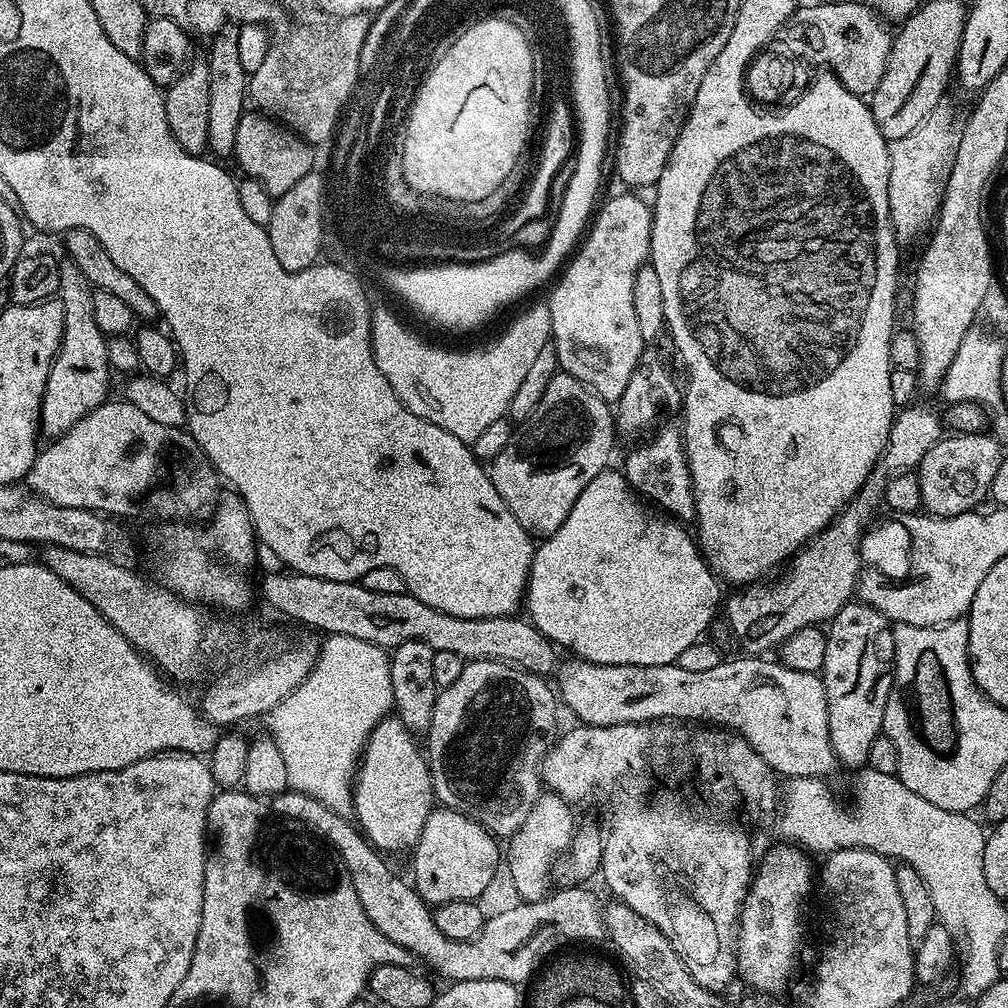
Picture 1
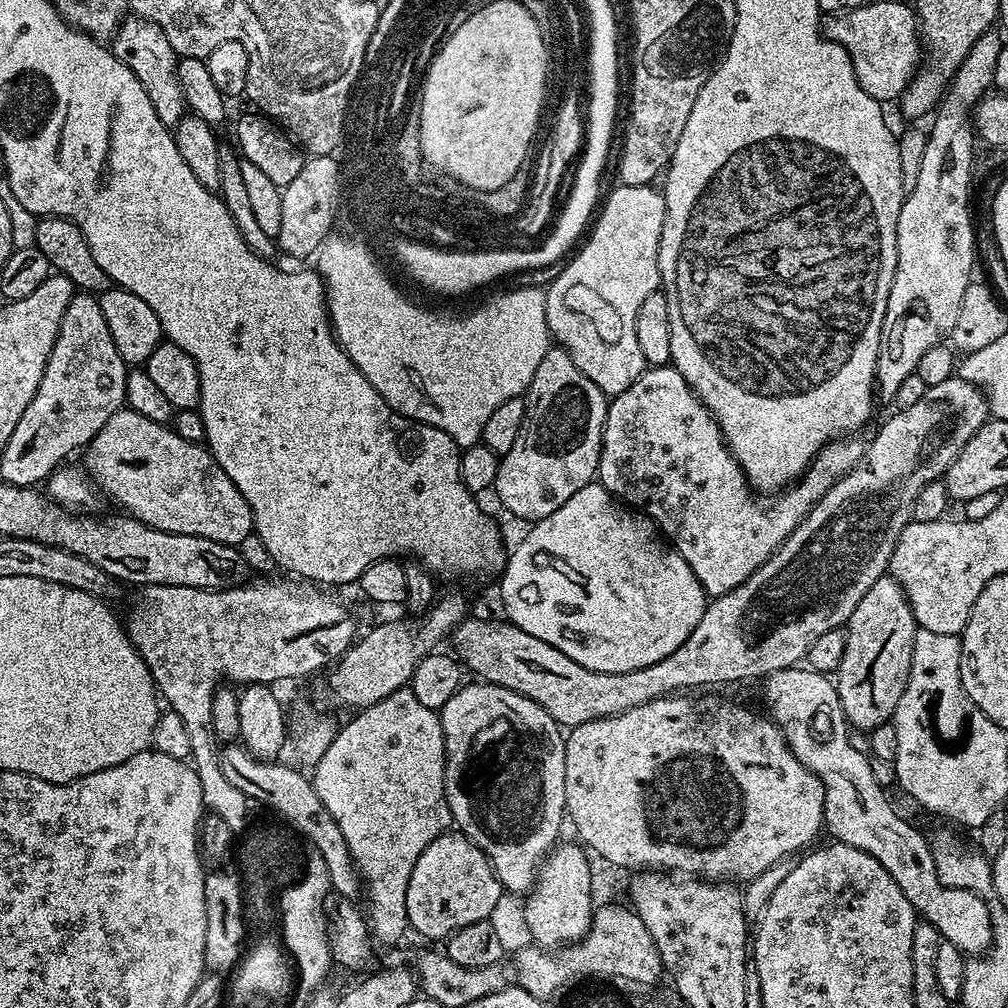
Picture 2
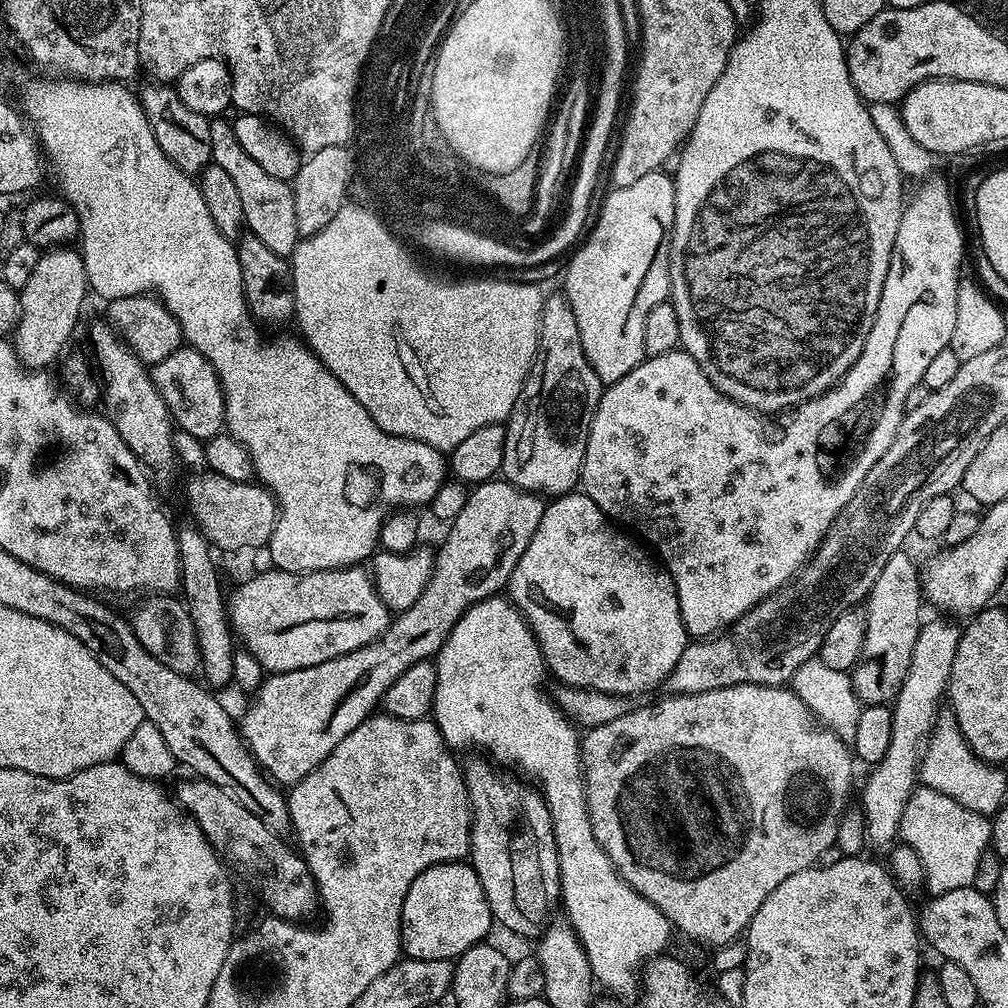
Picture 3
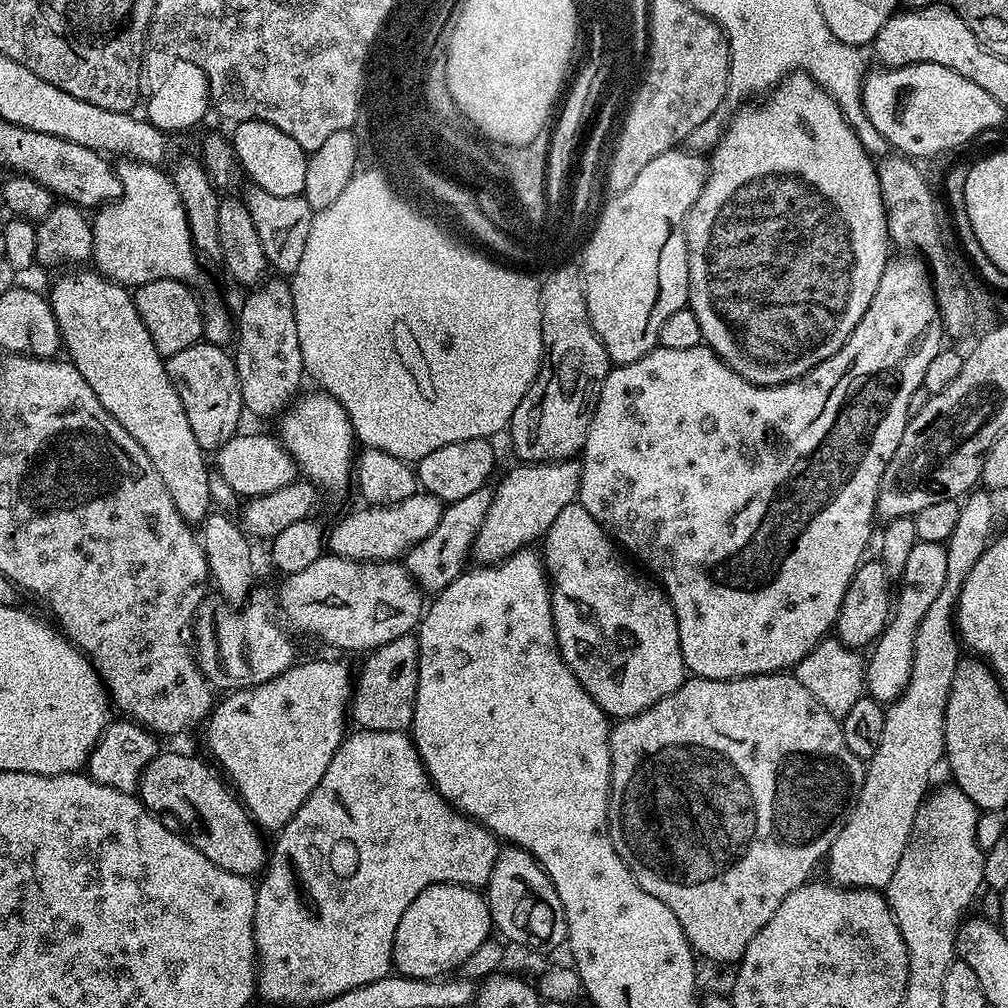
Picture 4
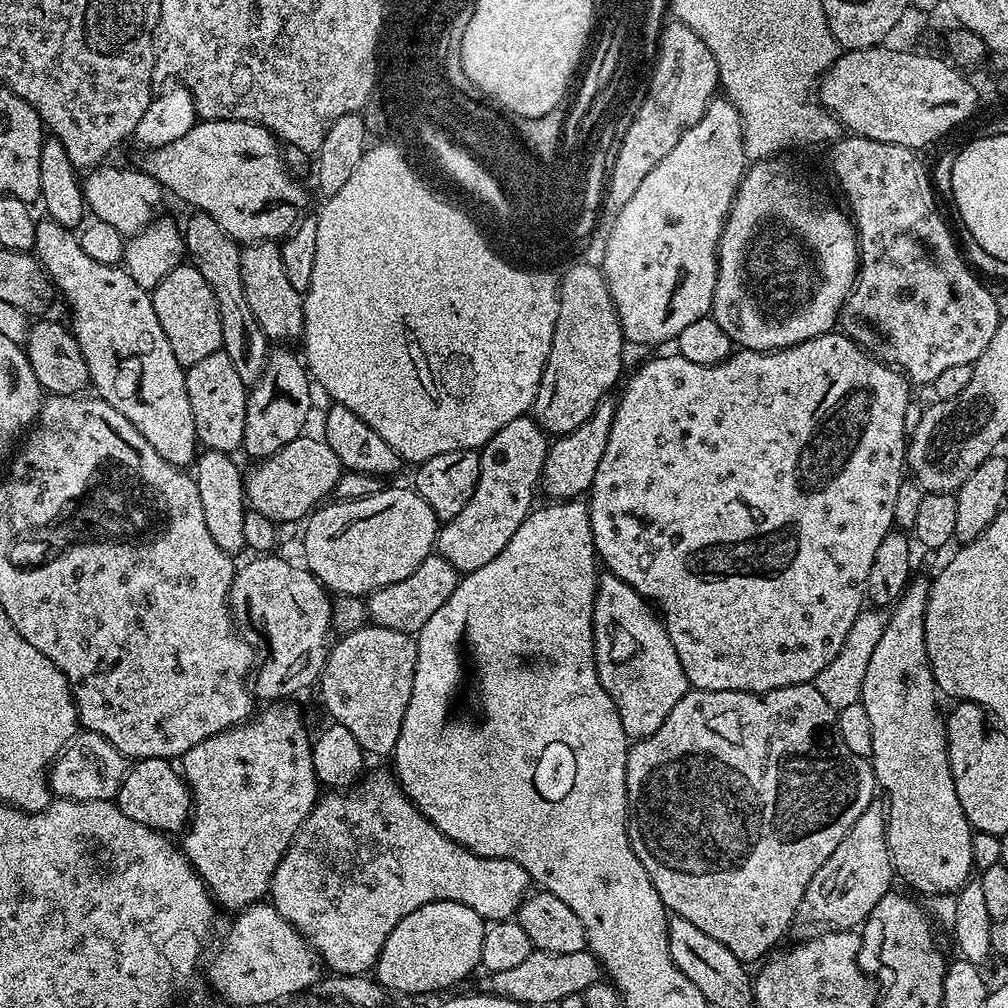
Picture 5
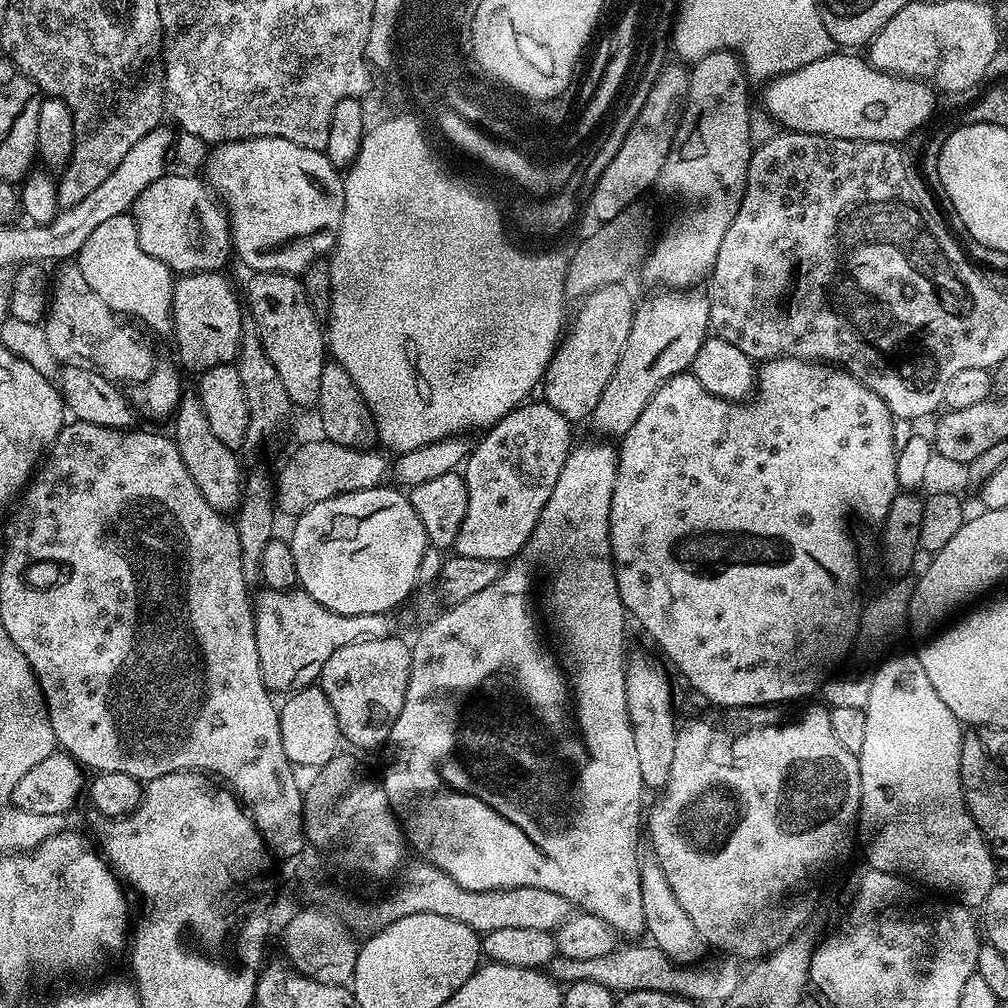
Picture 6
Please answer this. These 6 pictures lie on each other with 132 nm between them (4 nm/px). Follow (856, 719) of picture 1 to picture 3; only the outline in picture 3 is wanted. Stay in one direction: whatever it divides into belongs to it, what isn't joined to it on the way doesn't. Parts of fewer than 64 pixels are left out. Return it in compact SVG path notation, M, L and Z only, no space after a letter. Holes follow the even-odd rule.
M901 550L892 555L868 592L866 640L862 642L860 660L850 673L861 705L895 701L906 678L906 670L910 670L910 654L914 654L914 642L922 623L922 576L918 564L916 568L915 562L906 553Z

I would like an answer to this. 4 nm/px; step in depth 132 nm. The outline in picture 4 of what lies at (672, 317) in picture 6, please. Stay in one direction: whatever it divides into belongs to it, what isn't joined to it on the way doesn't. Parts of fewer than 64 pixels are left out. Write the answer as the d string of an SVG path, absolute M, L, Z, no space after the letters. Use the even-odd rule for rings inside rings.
M573 458L570 460L551 460L545 464L526 464L523 462L515 465L500 480L500 485L495 485L492 501L490 502L490 510L486 510L486 518L482 522L482 526L478 530L478 534L472 543L471 559L477 565L487 566L490 564L498 564L501 560L505 560L514 553L527 549L529 546L541 539L554 522L554 518L558 518L558 514L562 514L562 510L566 510L566 506L570 506L580 495L580 460Z

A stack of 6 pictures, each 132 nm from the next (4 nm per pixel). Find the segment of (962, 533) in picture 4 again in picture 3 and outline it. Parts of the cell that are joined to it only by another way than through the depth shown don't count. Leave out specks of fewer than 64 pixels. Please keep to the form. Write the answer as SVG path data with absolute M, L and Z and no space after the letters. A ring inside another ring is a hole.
M936 614L933 620L925 619L921 623L920 633L914 642L914 654L910 654L910 670L906 670L900 693L891 705L894 728L890 734L890 750L886 750L882 762L878 762L869 771L872 773L869 774L868 781L864 784L864 793L860 796L860 804L864 807L864 835L867 843L876 848L887 849L893 843L891 840L897 839L902 810L912 789L918 784L920 757L946 696L961 631L961 625L955 619L945 618L940 614Z

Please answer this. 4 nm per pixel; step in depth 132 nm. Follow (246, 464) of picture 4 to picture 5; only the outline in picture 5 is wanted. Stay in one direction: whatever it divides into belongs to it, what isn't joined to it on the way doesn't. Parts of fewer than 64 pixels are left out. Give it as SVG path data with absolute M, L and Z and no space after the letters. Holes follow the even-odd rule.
M311 434L299 436L294 442L282 446L272 456L265 456L252 469L247 469L244 479L244 494L249 509L284 526L291 520L303 521L323 501L335 493L342 467L323 438L315 440Z

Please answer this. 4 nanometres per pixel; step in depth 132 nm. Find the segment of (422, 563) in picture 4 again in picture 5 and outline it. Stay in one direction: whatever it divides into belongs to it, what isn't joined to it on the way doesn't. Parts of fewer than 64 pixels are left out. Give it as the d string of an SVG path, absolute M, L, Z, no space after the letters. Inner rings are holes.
M526 415L506 422L506 426L479 449L480 477L470 502L436 534L435 551L446 558L457 573L467 574L478 570L478 566L486 566L486 562L502 554L502 546L514 538L514 530L522 526L534 507L532 495L538 492L549 443L549 433L531 415Z

